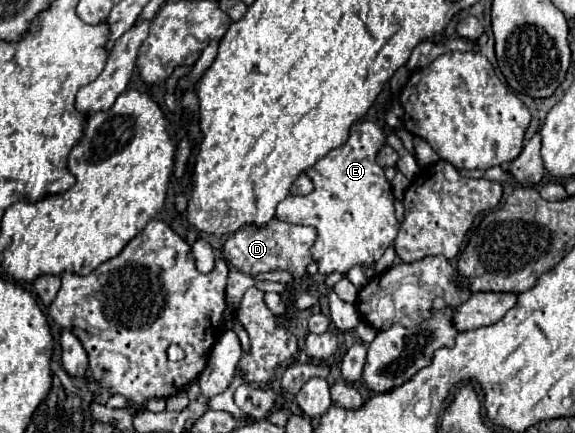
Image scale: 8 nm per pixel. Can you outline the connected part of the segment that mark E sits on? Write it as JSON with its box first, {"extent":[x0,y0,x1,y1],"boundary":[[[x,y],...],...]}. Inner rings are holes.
{"extent":[277,121,401,275],"boundary":[[[371,121],[355,123],[347,143],[329,151],[305,171],[315,185],[313,193],[285,197],[277,205],[277,219],[317,229],[317,239],[309,253],[321,275],[333,271],[347,273],[353,265],[373,265],[395,243],[401,225],[395,217],[391,185],[385,179],[383,167],[377,165],[377,153],[383,145],[383,127]]]}

